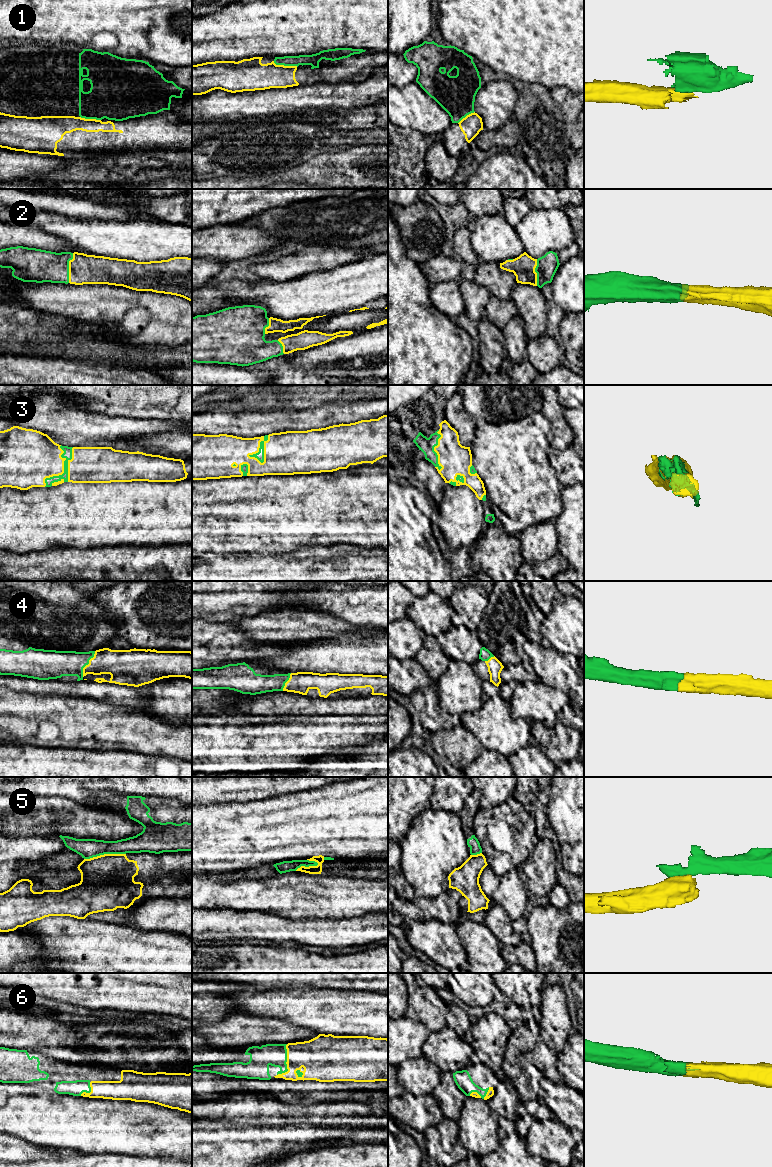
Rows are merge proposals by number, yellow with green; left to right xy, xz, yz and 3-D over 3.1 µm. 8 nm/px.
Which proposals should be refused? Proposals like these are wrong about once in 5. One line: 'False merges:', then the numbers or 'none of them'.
False merges: 1, 5

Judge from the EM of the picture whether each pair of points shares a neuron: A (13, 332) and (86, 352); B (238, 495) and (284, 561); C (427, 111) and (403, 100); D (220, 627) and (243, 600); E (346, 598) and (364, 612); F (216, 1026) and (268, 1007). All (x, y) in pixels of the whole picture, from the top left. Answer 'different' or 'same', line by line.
A: same
B: different
C: same
D: different
E: same
F: different

